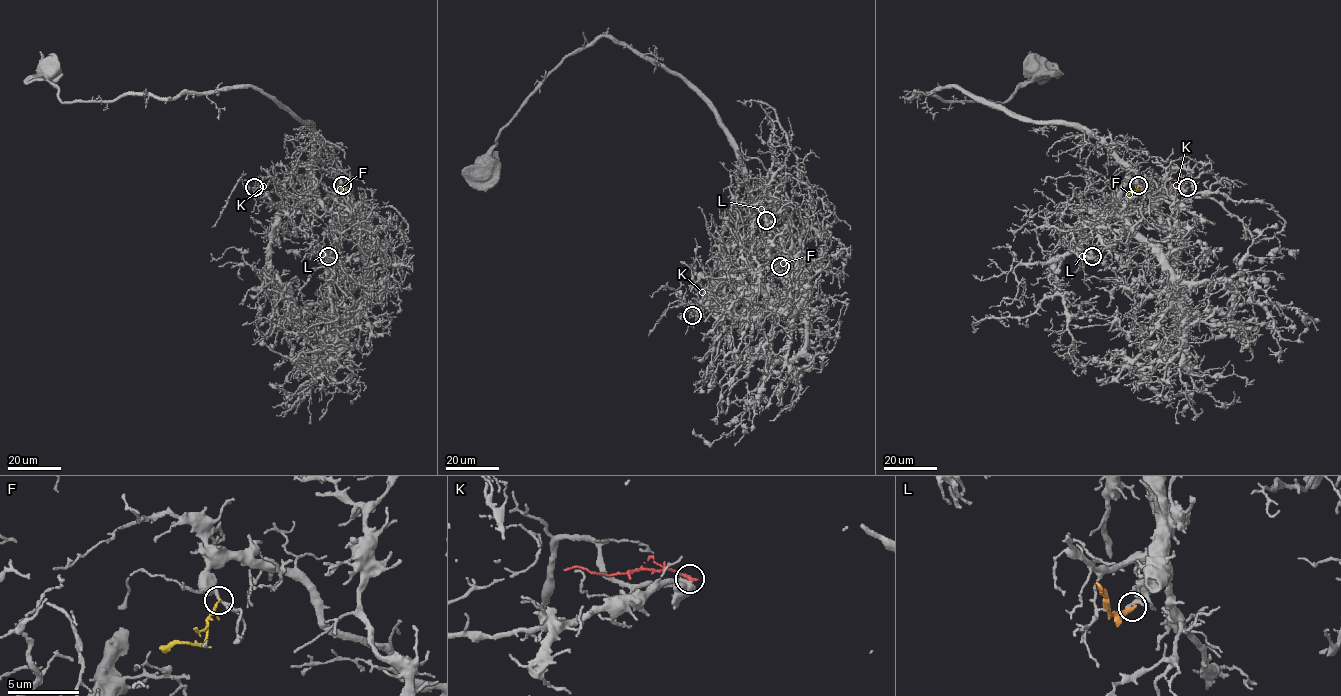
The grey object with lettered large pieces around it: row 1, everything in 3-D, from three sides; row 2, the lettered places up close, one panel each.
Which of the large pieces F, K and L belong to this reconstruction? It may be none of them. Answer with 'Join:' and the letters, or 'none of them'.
Join: none of them

